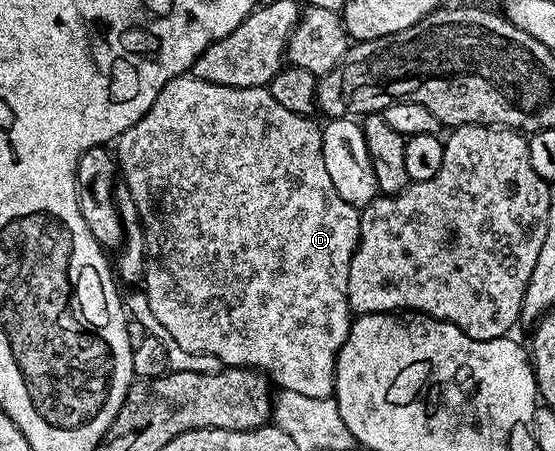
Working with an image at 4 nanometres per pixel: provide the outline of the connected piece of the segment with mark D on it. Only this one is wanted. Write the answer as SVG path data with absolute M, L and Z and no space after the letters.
M190 74L174 76L161 90L161 94L157 94L157 102L153 102L153 106L149 106L147 113L133 126L129 126L129 130L125 130L119 135L117 141L117 147L119 147L119 152L117 150L117 163L122 183L129 190L129 194L133 198L133 206L137 206L139 223L143 225L145 291L148 304L150 309L153 310L153 315L157 318L157 321L161 322L161 325L168 330L168 338L181 346L182 349L191 351L193 354L212 355L219 359L223 366L249 368L260 374L266 374L276 385L279 383L278 387L282 390L297 391L300 394L305 394L306 397L325 399L330 397L335 391L335 360L339 356L341 346L349 334L353 319L353 313L347 301L347 291L349 290L349 266L359 241L360 209L354 208L349 202L345 202L345 198L341 198L341 194L337 194L337 190L333 190L333 181L329 179L329 170L325 170L323 134L320 125L318 123L315 125L313 121L314 119L306 116L293 114L293 110L285 110L285 106L281 106L281 102L277 102L277 98L273 98L273 94L266 87L234 88L233 86L217 86L213 82L198 80L196 76Z

